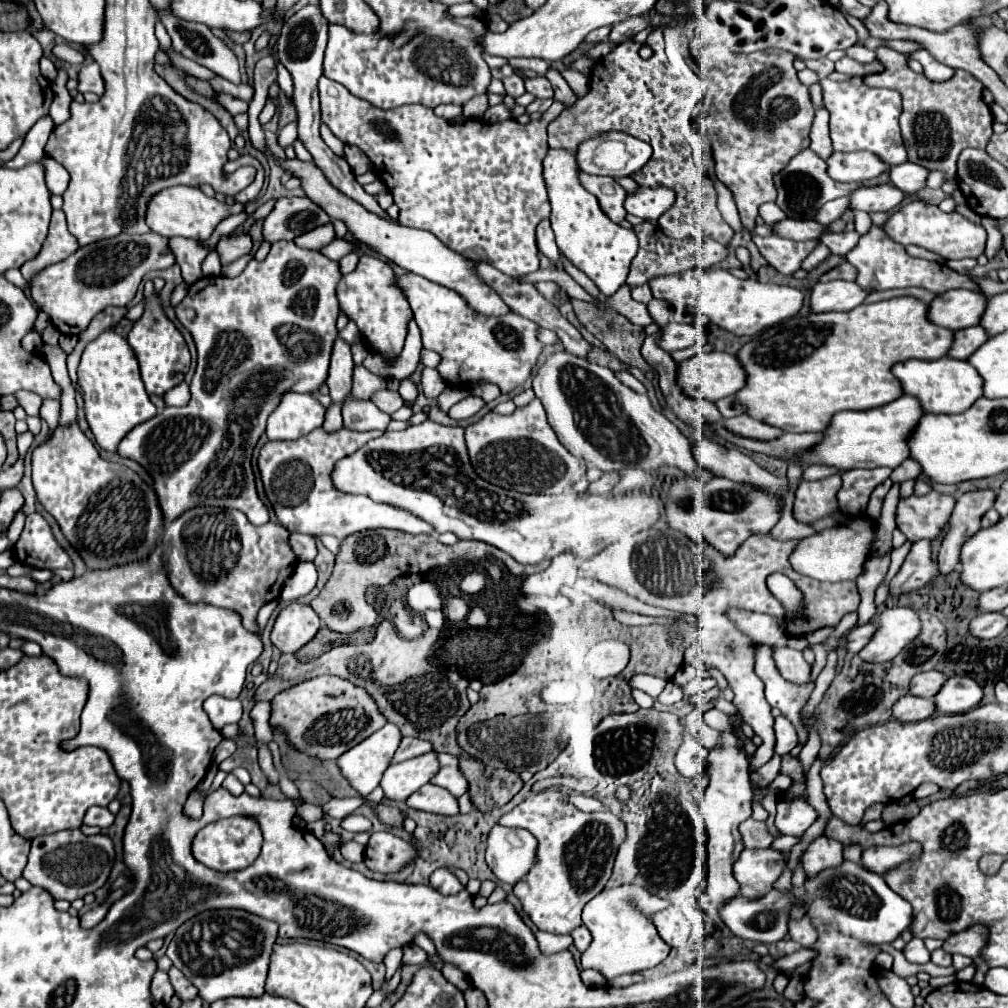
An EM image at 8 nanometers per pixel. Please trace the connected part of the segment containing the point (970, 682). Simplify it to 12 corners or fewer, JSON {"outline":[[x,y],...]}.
{"outline":[[953,676],[933,696],[937,712],[963,714],[983,690],[973,678]]}

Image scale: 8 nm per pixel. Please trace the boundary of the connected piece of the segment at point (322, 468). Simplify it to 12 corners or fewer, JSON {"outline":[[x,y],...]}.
{"outline":[[383,432],[267,442],[257,466],[279,524],[339,540],[427,522],[333,486],[337,460]]}

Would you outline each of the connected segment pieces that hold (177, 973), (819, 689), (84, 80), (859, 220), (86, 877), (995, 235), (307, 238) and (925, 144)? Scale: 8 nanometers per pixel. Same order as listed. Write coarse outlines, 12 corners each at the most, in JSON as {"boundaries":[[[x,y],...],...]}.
{"boundaries":[[[177,968],[169,970],[175,996],[183,1002],[197,998],[197,988]],[[829,652],[825,668],[815,682],[809,702],[803,708],[801,720],[821,702],[836,676],[836,652]],[[95,62],[81,66],[77,90],[103,94],[103,78]],[[855,212],[857,234],[867,234],[871,218],[867,212]],[[105,834],[31,840],[25,880],[57,900],[101,888],[113,866]],[[981,218],[987,230],[985,256],[991,260],[1001,250],[995,220]],[[333,222],[294,239],[299,248],[320,251],[335,238]],[[876,49],[897,90],[909,162],[945,174],[951,194],[963,148],[985,148],[993,114],[981,82],[955,70],[931,82],[907,56]]]}

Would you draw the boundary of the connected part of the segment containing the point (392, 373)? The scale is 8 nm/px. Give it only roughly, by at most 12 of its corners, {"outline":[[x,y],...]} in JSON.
{"outline":[[409,320],[397,358],[367,356],[363,366],[381,378],[403,380],[419,364],[421,334]]}

